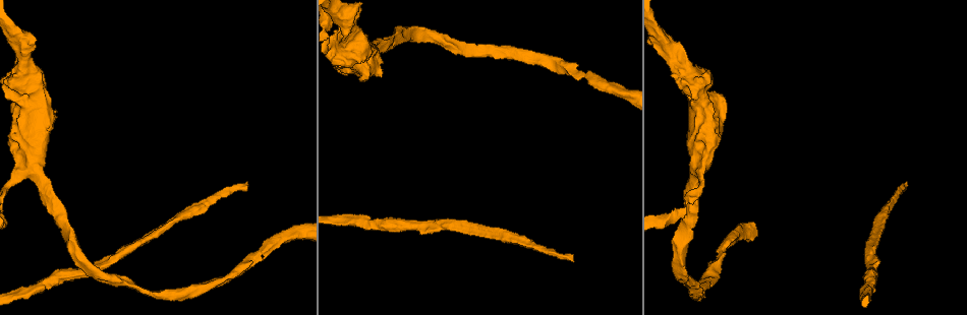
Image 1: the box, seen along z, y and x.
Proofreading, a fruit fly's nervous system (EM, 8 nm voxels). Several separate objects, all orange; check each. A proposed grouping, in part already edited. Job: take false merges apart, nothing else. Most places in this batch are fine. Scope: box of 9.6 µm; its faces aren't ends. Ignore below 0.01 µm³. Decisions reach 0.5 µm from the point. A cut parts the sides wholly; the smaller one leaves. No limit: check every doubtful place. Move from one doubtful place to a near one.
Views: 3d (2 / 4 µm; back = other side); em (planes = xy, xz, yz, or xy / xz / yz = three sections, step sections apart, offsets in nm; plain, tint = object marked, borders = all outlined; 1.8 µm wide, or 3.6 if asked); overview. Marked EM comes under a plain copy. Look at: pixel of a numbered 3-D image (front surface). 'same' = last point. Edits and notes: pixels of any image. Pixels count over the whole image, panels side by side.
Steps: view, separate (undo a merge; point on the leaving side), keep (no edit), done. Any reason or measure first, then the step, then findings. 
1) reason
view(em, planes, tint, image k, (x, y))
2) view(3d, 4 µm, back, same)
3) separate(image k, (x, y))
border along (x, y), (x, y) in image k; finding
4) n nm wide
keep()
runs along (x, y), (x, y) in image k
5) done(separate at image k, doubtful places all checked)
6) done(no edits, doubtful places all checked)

thick turns thin
view(em, 3.6 µm, xy, step 16, tint, image 1, (24, 106))

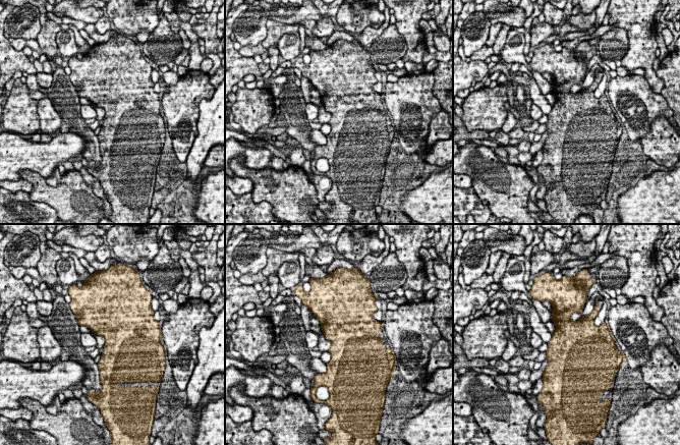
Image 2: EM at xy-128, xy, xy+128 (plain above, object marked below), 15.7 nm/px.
view(em, 3.6 µm, planes, tint, same)

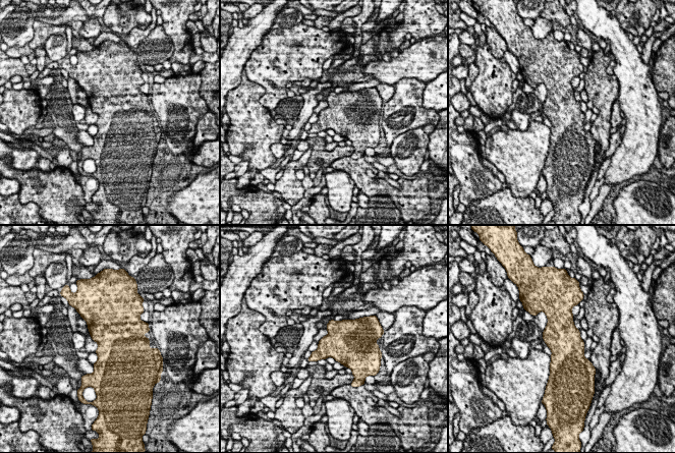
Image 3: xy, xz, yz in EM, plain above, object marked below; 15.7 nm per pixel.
keep()
all the same cell

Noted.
sudden change in width
view(em, 3.6 µm, yz, step 16, tint, image 1, (33, 153))

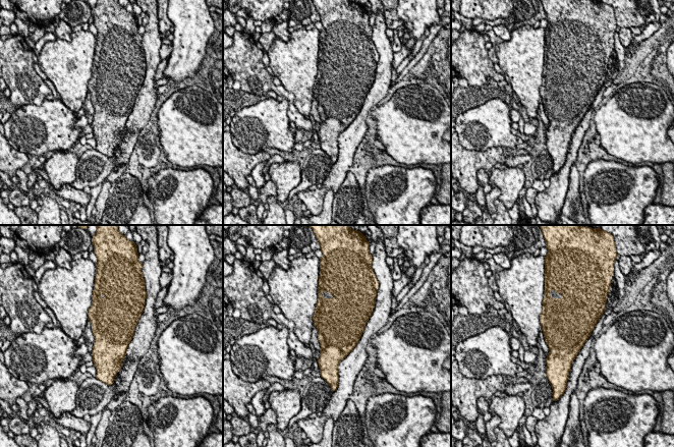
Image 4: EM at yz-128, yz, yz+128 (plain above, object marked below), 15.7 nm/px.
another direction
view(em, 3.6 µm, planes, tint, same)

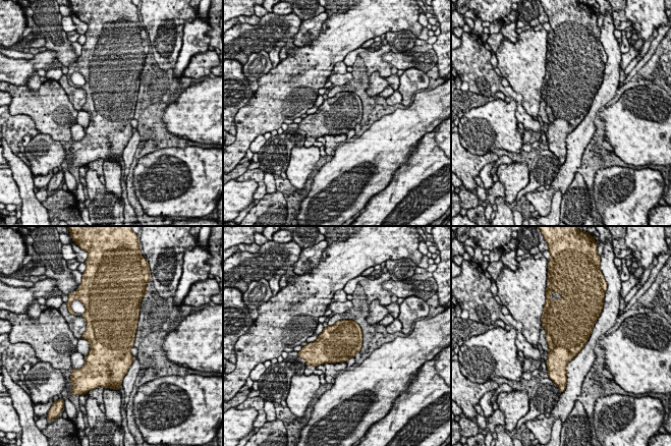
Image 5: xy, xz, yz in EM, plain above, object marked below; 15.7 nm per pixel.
keep()
one cell here

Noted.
calibre changes
view(em, 3.6 µm, planes, tint, image 1, (682, 70))

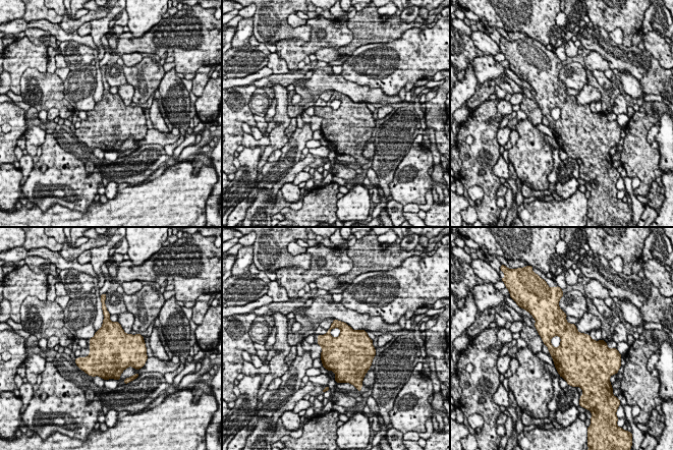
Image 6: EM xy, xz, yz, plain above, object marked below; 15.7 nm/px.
440 nm wide
keep()
one cell here

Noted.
done(no edits, doubtful places all checked)

